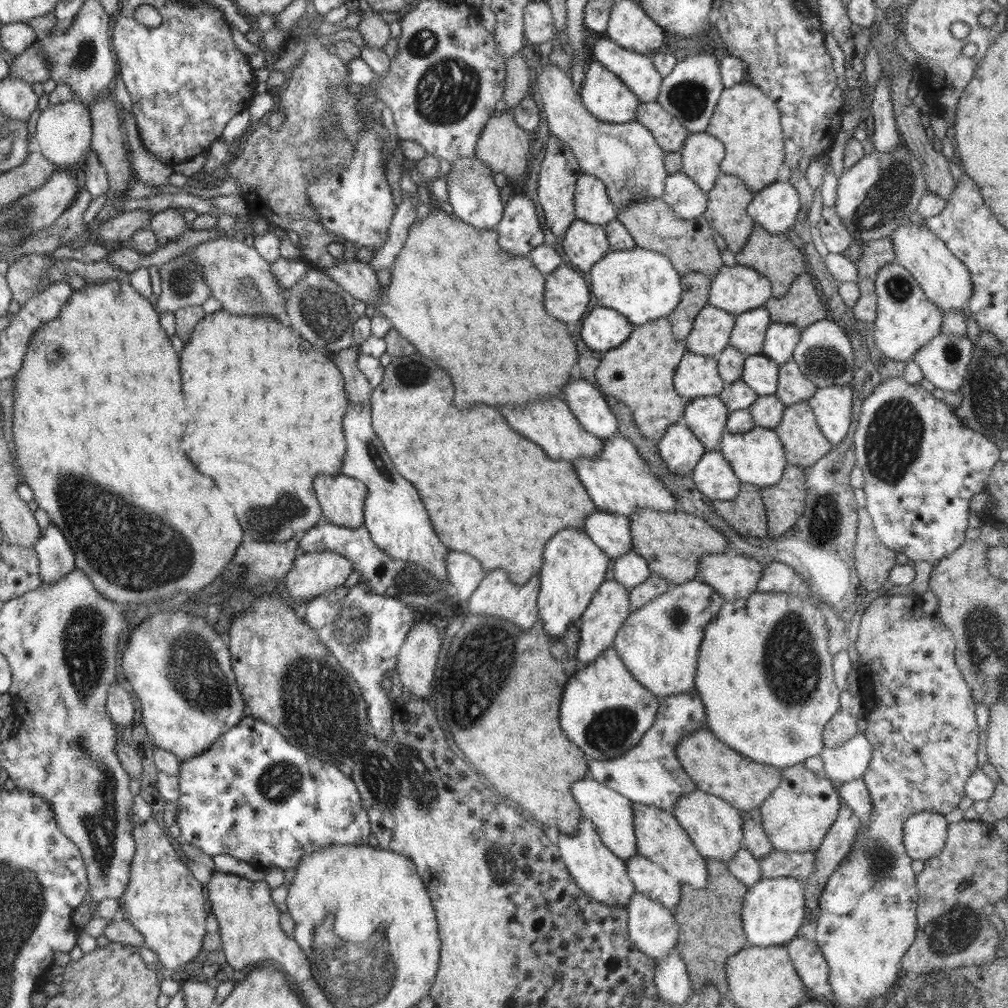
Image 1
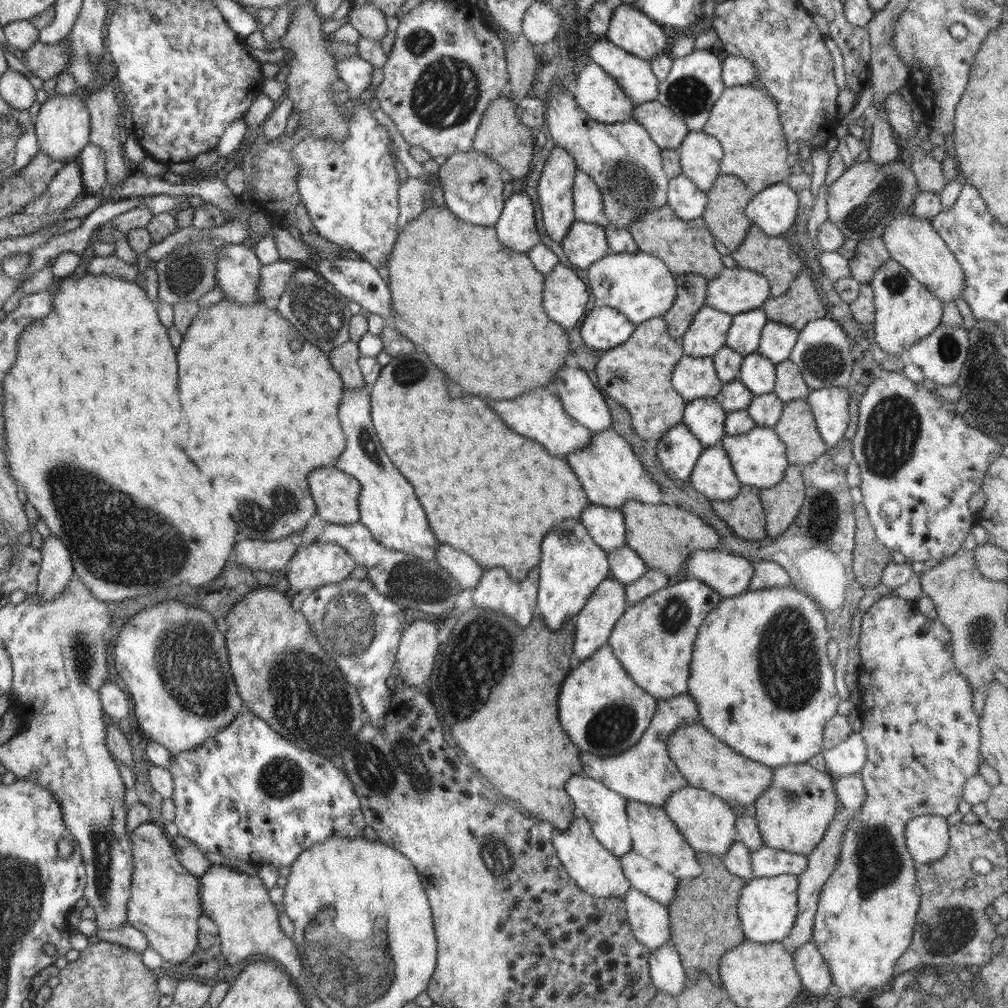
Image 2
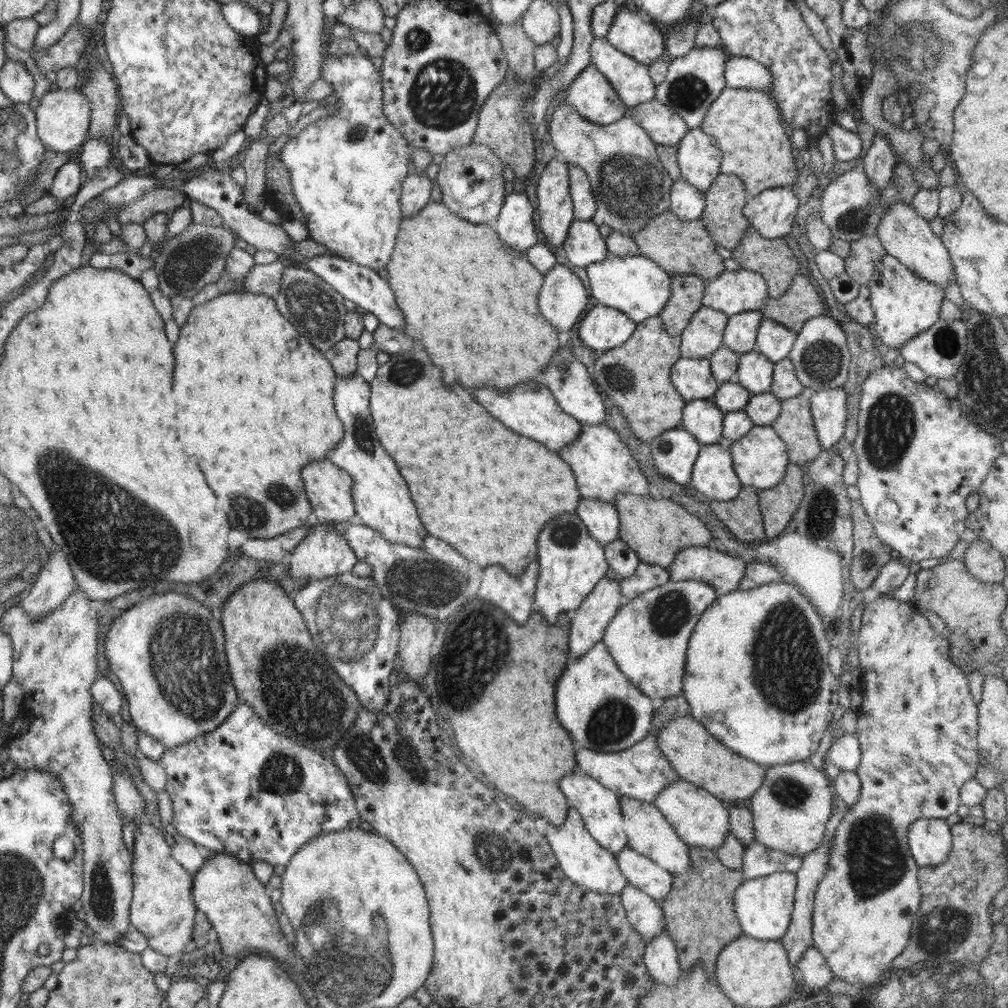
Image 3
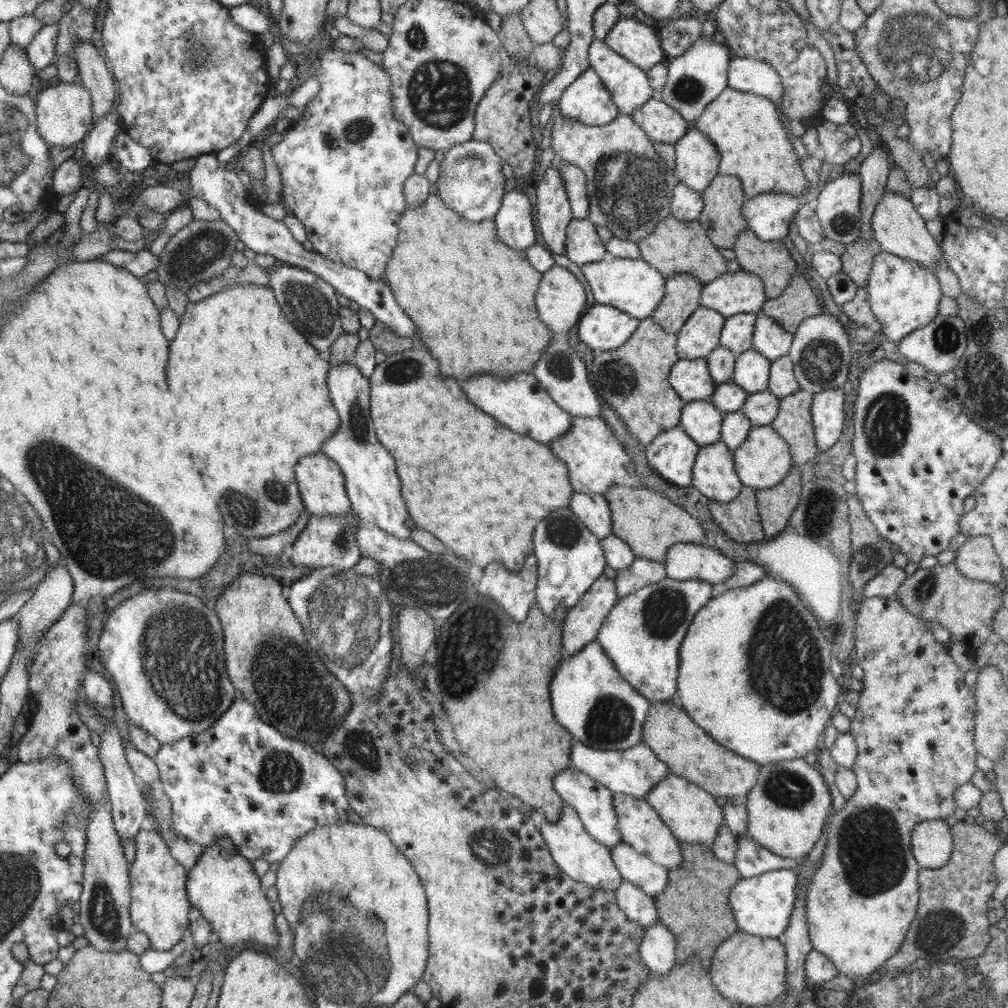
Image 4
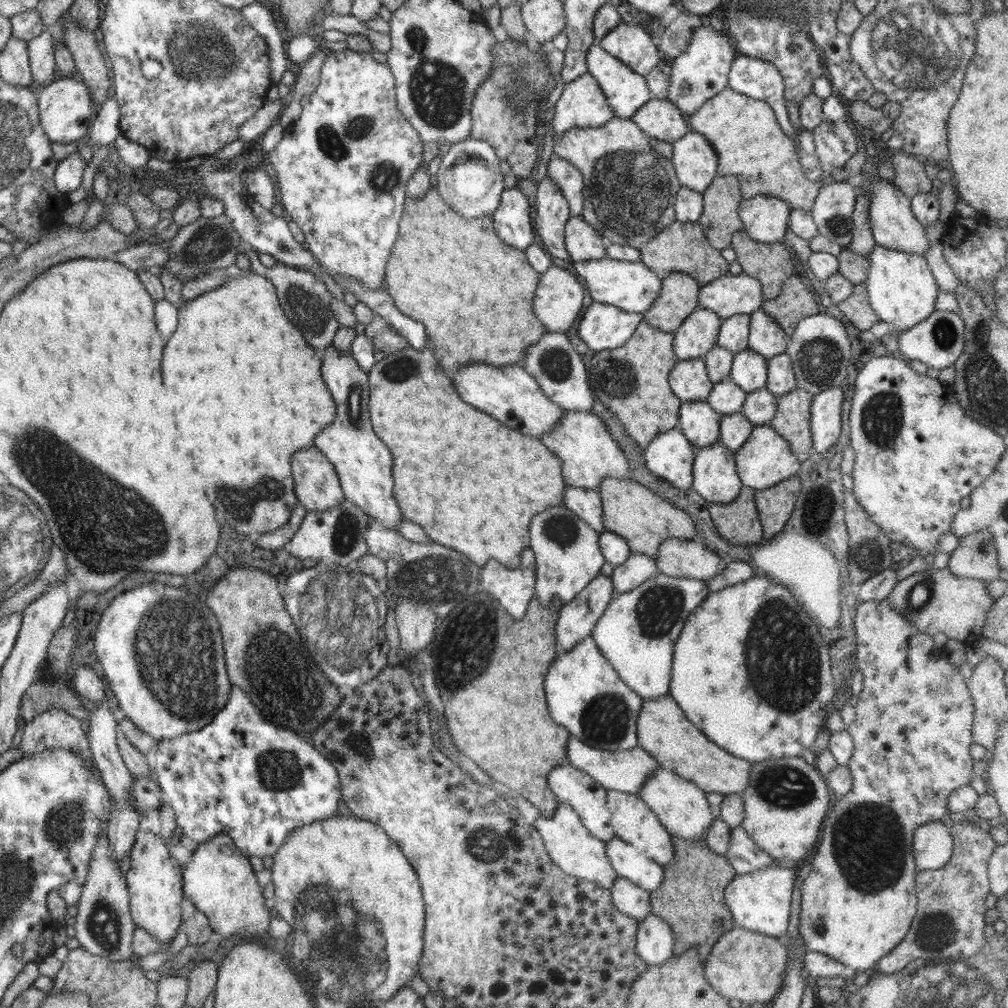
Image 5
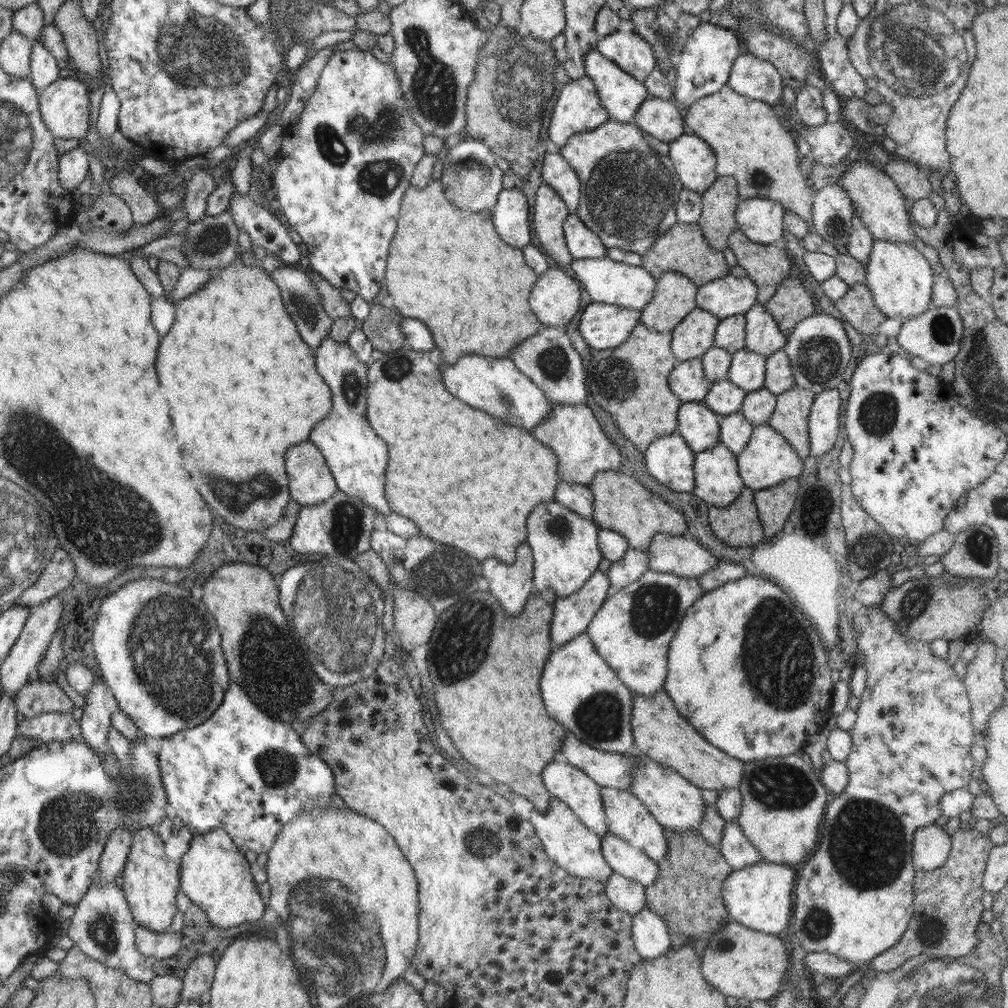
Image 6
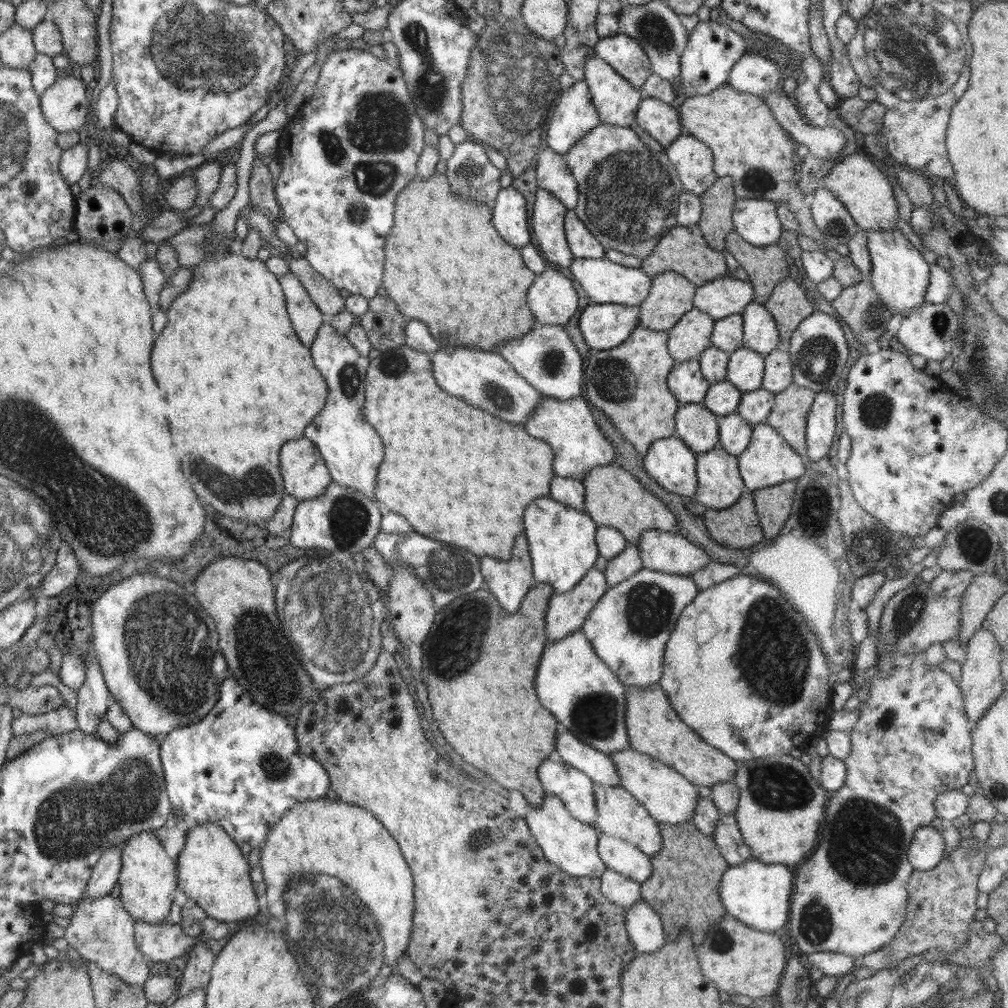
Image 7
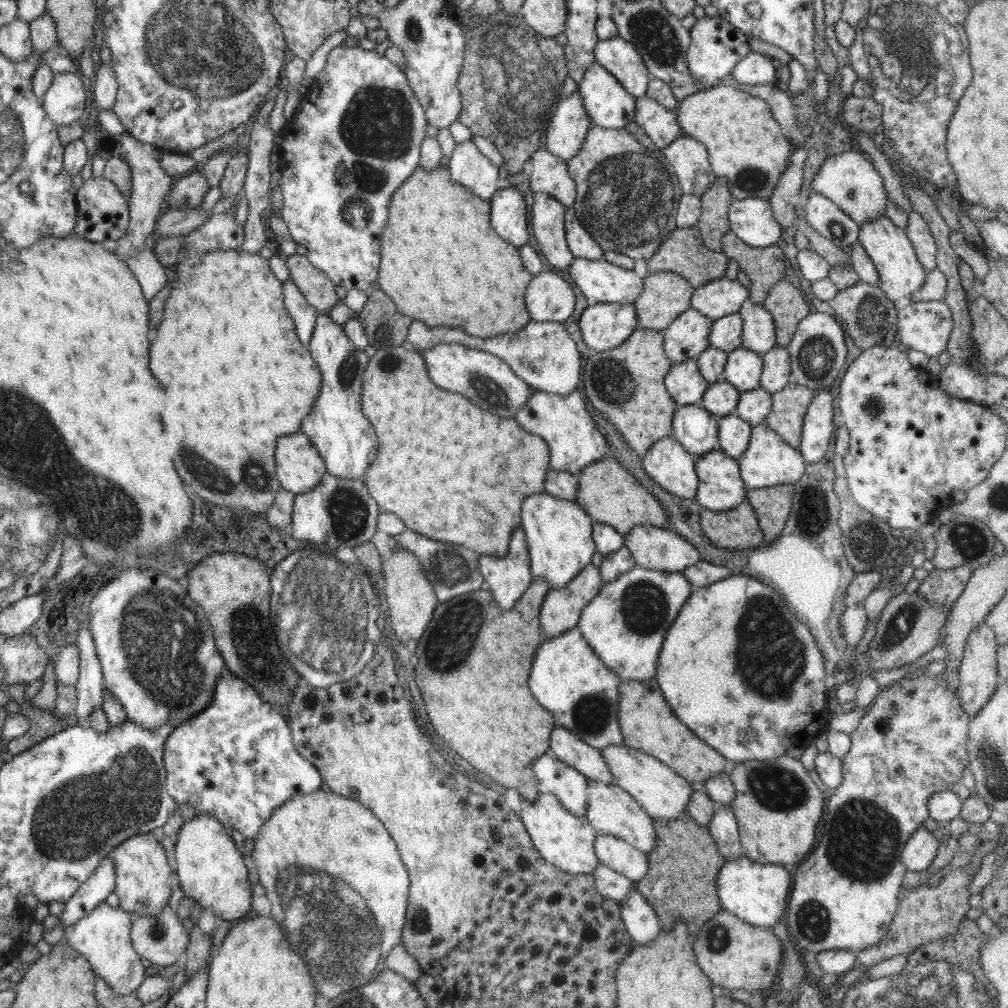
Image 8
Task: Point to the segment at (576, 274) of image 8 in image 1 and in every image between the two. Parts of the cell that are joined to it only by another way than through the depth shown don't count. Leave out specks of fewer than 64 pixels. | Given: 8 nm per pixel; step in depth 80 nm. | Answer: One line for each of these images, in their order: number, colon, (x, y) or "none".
1: (642, 285)
2: (640, 286)
3: (638, 287)
4: (633, 286)
5: (632, 286)
6: (606, 281)
7: (604, 281)

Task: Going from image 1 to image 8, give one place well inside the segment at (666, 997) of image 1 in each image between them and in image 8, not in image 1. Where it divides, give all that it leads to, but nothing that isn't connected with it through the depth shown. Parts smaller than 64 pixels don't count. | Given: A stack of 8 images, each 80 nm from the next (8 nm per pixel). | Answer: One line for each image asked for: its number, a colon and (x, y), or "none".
2: (665, 967)
3: (660, 957)
4: (657, 948)
5: (655, 943)
6: (649, 932)
7: (645, 928)
8: (641, 921)

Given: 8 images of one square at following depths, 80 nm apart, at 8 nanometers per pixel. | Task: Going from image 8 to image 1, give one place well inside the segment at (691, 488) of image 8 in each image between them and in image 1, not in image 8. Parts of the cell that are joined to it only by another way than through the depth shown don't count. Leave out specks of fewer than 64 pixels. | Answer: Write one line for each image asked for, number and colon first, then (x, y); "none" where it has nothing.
1: (679, 448)
2: (678, 450)
3: (674, 452)
4: (671, 454)
5: (670, 456)
6: (669, 460)
7: (671, 463)

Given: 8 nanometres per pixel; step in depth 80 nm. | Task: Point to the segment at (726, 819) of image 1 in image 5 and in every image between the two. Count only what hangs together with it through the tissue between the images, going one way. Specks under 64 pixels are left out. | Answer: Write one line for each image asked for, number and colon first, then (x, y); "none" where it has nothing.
2: (707, 823)
3: (699, 818)
4: (691, 813)
5: (682, 807)

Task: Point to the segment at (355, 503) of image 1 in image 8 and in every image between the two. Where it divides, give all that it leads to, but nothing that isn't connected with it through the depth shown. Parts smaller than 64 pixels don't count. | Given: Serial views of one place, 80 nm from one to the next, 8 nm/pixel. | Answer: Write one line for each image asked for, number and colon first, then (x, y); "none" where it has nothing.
2: (335, 493)
3: (329, 488)
4: (321, 483)
5: (316, 484)
6: (311, 482)
7: (304, 473)
8: (299, 467)

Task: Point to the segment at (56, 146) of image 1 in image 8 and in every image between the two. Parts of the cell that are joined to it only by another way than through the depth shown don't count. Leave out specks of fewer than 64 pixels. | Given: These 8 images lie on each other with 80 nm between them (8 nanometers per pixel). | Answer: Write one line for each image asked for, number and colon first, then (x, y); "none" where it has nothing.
2: (62, 127)
3: (63, 117)
4: (64, 112)
5: (66, 112)
6: (64, 106)
7: (65, 105)
8: (65, 101)

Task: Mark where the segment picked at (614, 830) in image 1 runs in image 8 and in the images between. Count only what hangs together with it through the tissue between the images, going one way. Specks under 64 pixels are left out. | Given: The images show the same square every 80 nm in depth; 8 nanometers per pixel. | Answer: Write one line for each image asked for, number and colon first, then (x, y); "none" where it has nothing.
2: (605, 810)
3: (600, 809)
4: (593, 802)
5: (571, 786)
6: (562, 780)
7: (571, 786)
8: (555, 777)

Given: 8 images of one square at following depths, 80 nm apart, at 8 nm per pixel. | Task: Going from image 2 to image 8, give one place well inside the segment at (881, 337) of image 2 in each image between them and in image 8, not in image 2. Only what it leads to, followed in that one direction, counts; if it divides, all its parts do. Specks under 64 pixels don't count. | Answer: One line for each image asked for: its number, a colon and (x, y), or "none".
3: (904, 304)
4: (904, 295)
5: (902, 291)
6: (900, 279)
7: (900, 275)
8: (900, 273)

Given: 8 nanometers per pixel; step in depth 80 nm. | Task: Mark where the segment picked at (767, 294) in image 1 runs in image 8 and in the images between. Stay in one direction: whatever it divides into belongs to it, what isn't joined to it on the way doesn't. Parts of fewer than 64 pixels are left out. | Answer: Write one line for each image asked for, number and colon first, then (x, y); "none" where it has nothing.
2: (735, 290)
3: (738, 291)
4: (739, 292)
5: (727, 295)
6: (723, 297)
7: (721, 297)
8: (718, 298)

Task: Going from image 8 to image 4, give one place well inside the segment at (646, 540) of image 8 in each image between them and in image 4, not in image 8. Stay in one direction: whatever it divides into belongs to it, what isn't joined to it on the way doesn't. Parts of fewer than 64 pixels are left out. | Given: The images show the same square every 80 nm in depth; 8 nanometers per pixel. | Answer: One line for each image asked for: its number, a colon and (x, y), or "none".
4: (684, 560)
5: (680, 558)
6: (672, 554)
7: (670, 553)

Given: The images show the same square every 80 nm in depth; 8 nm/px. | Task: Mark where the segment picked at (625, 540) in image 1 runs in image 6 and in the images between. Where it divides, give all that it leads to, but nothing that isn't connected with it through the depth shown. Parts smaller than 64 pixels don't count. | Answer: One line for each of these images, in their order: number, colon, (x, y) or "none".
2: (606, 526)
3: (601, 518)
4: (593, 510)
5: (587, 504)
6: (576, 497)

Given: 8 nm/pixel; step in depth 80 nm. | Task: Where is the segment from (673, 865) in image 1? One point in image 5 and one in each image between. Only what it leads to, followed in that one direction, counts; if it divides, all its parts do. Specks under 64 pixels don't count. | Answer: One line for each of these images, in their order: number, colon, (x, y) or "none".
2: (654, 835)
3: (648, 832)
4: (640, 826)
5: (633, 821)

